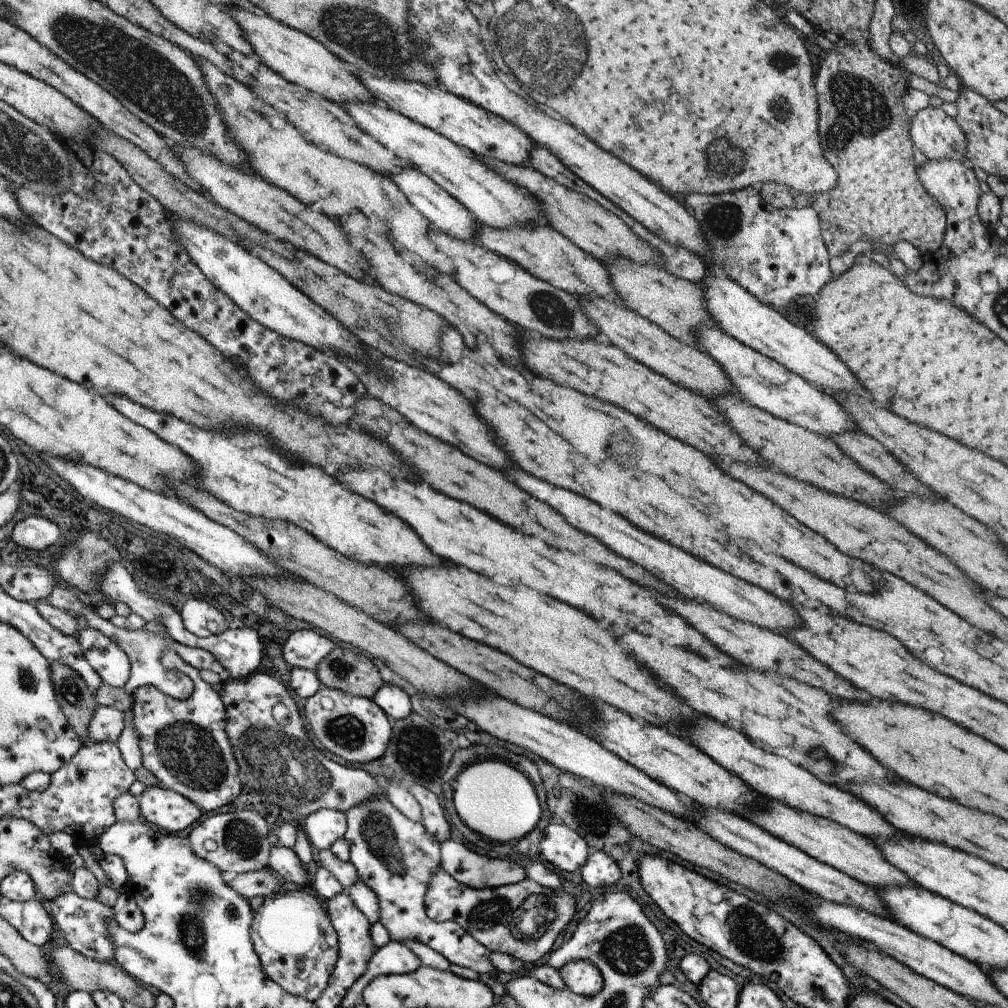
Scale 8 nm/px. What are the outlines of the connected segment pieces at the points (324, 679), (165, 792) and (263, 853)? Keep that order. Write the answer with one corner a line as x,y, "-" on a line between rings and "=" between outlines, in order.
338,646
319,664
315,673
322,686
366,699
372,699
385,684
370,658
=
164,786
148,787
137,796
140,814
162,828
167,834
176,834
200,820
203,810
187,797
=
244,809
208,816
190,832
186,840
196,856
220,868
223,874
233,876
245,872
258,872
262,868
268,868
268,860
271,859
268,824
256,811

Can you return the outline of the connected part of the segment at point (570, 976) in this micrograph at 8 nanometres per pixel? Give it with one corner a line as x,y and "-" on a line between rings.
572,960
560,968
560,976
567,989
576,995
591,997
604,986
602,974
590,960

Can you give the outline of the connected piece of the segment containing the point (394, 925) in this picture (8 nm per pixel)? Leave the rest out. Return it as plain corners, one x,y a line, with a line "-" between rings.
386,793
384,796
370,798
368,802
362,802
354,808
350,808
345,812
345,815
347,829
344,837
348,840
350,848
349,861
356,867
359,880
362,880
368,888
374,890
374,894
378,896
379,921
388,930
390,941
404,943
404,940
418,940
418,942
430,946
432,950
436,950
438,954
442,954
448,962
475,970
481,977
495,973
494,965
488,958
490,951
483,944
480,944
470,932
466,932
460,924
454,921
436,922
426,912
425,896
428,892
428,884
430,884
430,878
434,876
436,868
440,868
441,856
439,840
424,828
423,823
412,822
410,818
406,818
390,802

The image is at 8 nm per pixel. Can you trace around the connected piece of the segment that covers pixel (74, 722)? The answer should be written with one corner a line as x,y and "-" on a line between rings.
51,661
52,680
55,682
55,692
62,705
63,712
67,715
72,728
79,733
84,745
92,743
88,738
88,727
94,718
94,700
82,680
79,672
64,666
62,662

